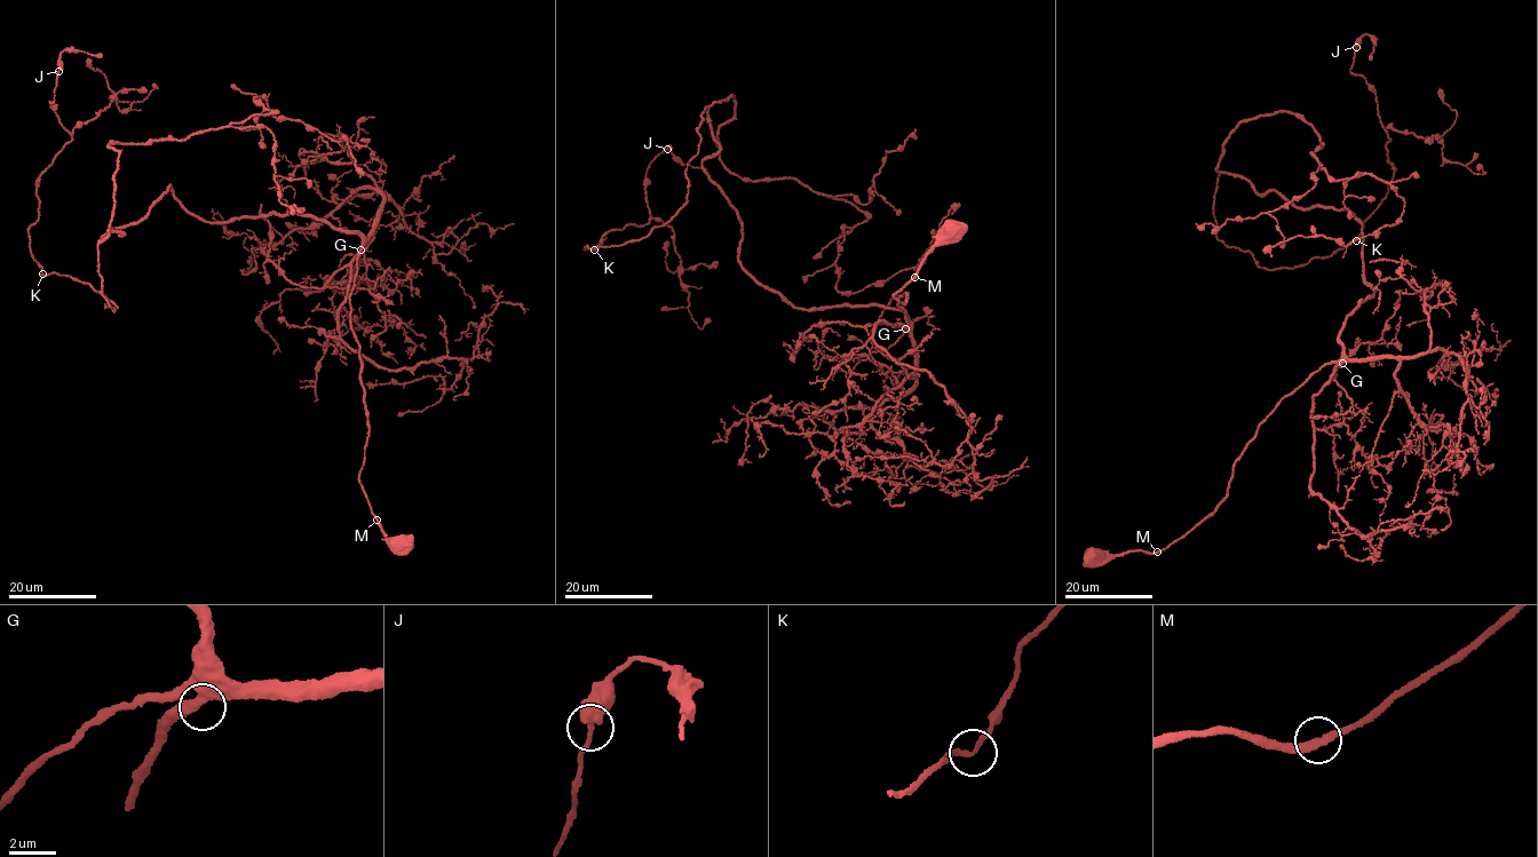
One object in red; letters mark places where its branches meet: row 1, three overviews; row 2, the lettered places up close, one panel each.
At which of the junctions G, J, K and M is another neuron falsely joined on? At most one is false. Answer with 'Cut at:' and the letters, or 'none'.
Cut at: none

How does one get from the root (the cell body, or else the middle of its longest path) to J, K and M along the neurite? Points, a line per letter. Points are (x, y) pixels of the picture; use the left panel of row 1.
J: (398, 548), (359, 478), (361, 237), (204, 221), (169, 185), (98, 243), (116, 309), (42, 275), (58, 71)
K: (398, 548), (359, 478), (358, 235), (286, 212), (204, 221), (169, 185), (98, 243), (113, 311), (41, 274)
M: (398, 548), (389, 540), (377, 520)

